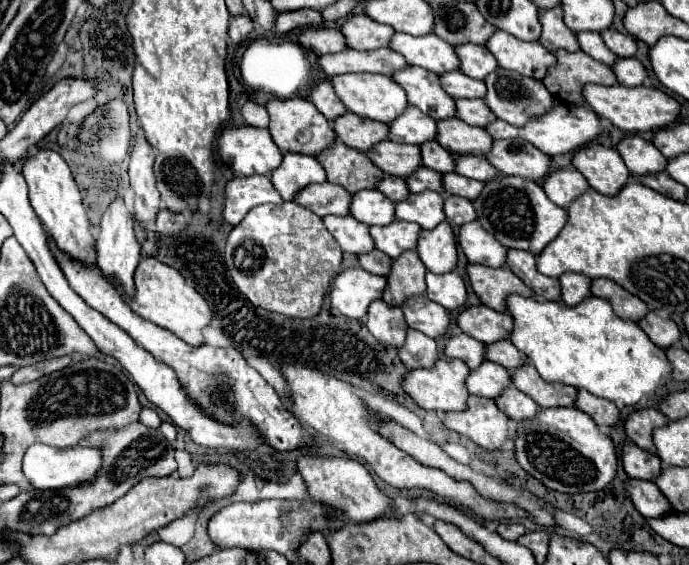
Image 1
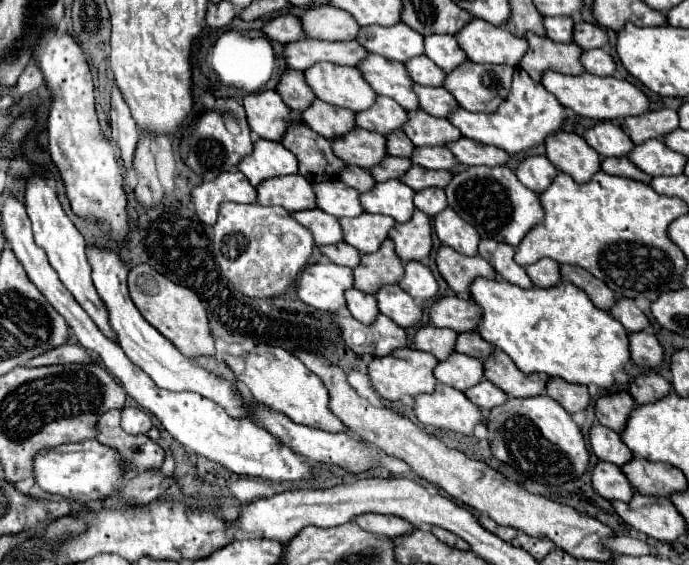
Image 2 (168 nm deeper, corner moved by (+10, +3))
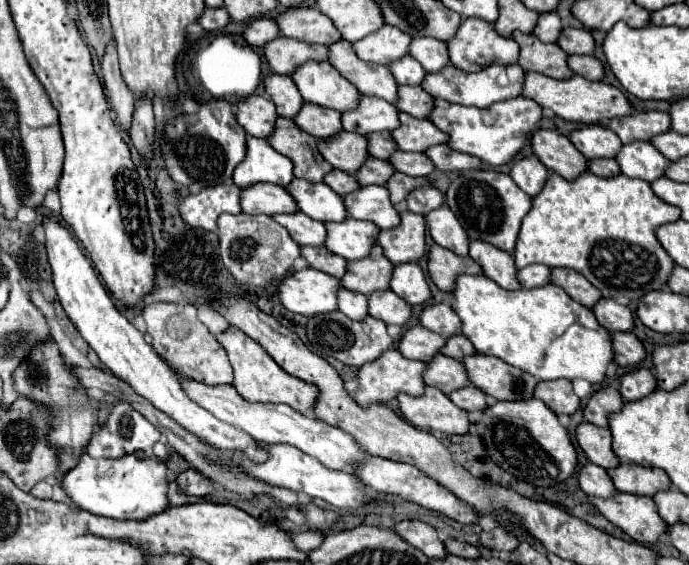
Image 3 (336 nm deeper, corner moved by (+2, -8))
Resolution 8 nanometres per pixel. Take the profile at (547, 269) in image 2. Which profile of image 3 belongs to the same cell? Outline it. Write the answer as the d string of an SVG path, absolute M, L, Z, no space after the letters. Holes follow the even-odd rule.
M529 265L525 269L517 271L519 283L527 289L535 289L535 287L545 287L551 283L551 267L545 265Z

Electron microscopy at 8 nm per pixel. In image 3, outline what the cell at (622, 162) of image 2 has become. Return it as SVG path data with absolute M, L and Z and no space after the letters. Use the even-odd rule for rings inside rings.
M591 159L589 161L589 171L601 177L617 177L621 175L621 167L615 159Z

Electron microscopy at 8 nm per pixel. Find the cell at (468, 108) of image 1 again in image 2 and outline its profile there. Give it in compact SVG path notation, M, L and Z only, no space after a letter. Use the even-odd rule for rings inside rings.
M413 84L413 92L419 98L419 108L437 118L445 118L453 110L453 106L457 106L457 102L453 102L453 96L449 96L449 92L441 86L433 88L433 86Z

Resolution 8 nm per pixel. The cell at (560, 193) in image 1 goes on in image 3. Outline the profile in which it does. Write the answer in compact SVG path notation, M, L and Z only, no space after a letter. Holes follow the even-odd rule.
M531 155L531 157L525 157L513 165L511 177L527 195L535 197L545 187L549 171L535 155Z

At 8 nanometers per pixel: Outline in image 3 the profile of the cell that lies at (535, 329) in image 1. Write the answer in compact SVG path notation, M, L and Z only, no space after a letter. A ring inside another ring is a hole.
M459 275L453 309L461 317L463 335L483 355L495 355L523 369L537 381L587 379L601 385L607 365L615 363L611 333L595 319L595 313L573 301L561 287L507 291L485 275Z

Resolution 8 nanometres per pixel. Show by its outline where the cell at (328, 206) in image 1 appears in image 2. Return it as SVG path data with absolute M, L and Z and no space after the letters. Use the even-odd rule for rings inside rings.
M301 174L275 176L263 180L257 188L257 204L261 206L281 206L289 212L311 210L315 206L315 194L309 180Z

